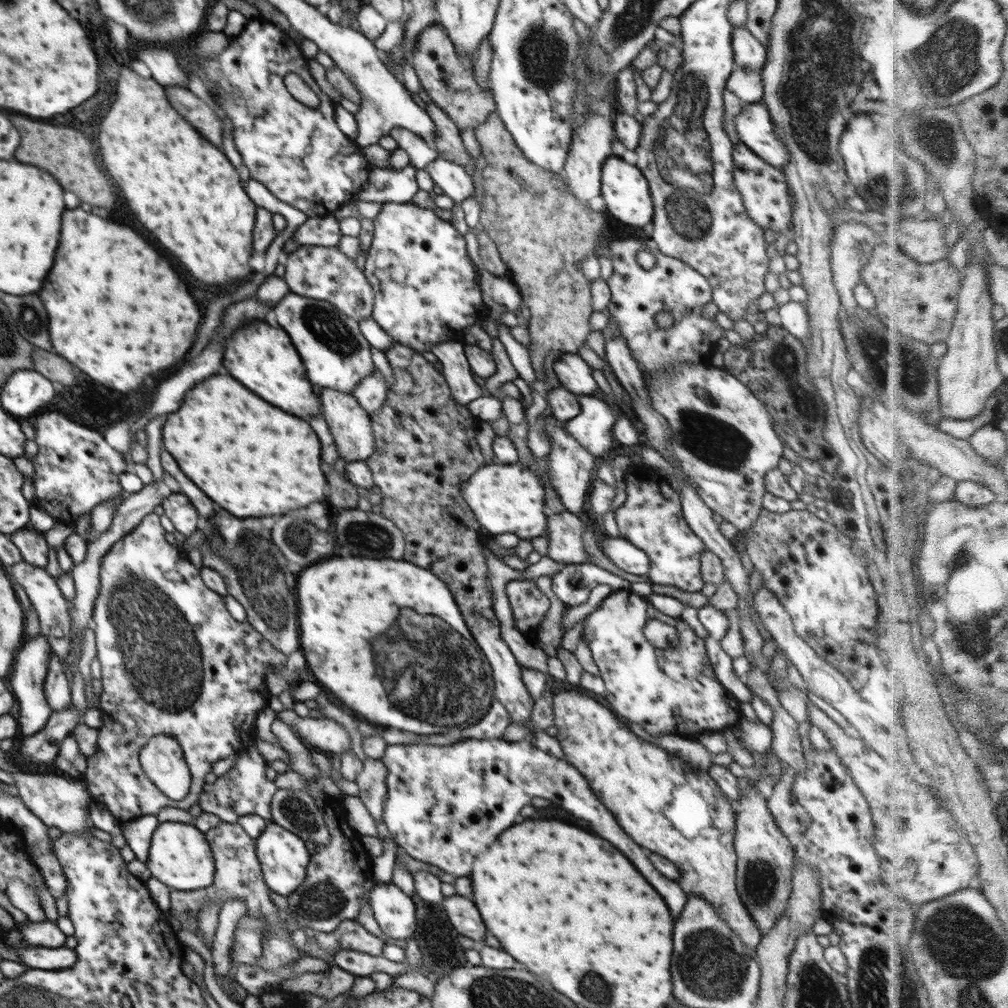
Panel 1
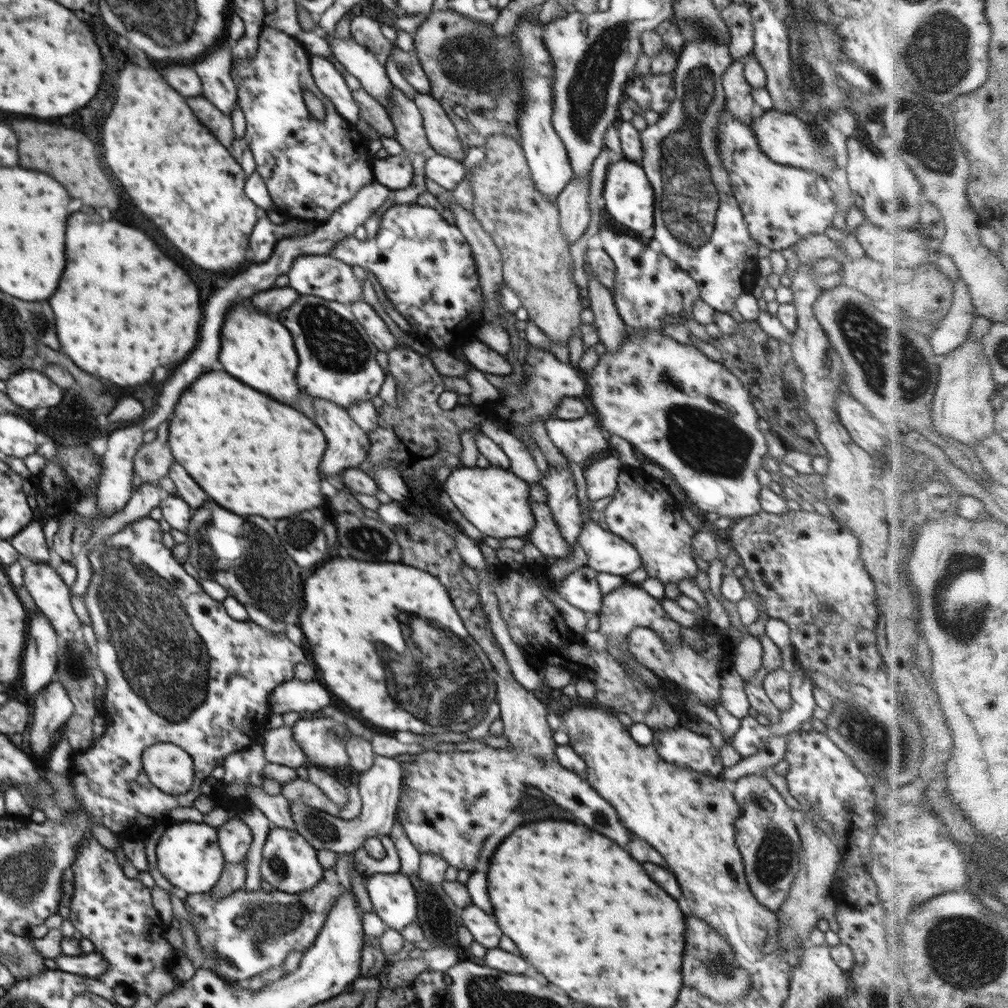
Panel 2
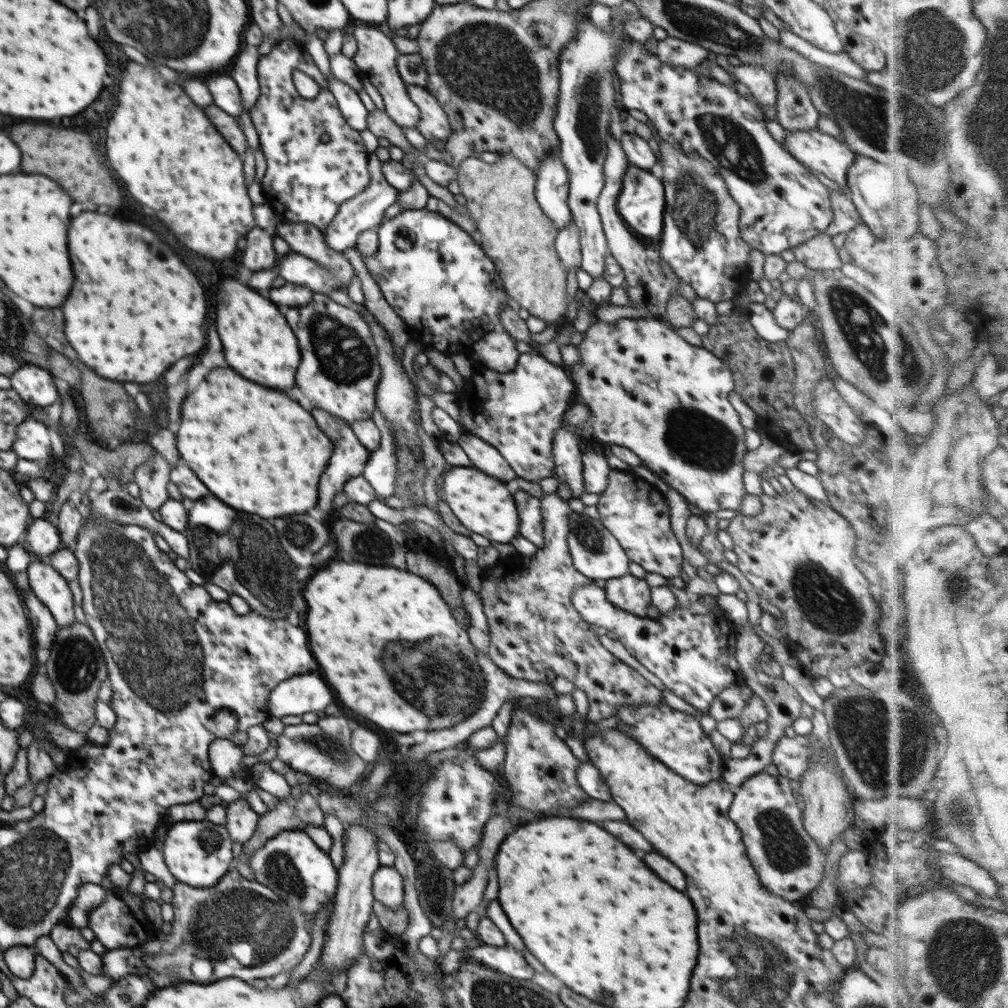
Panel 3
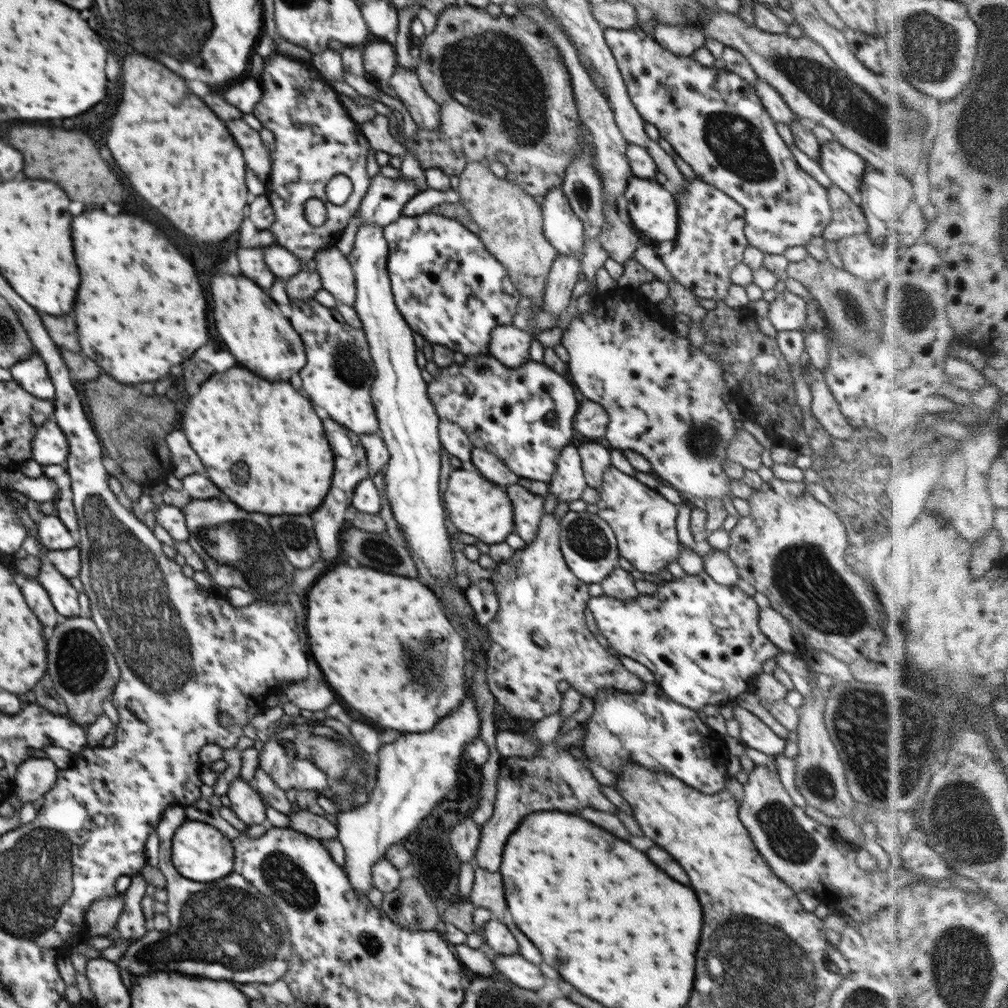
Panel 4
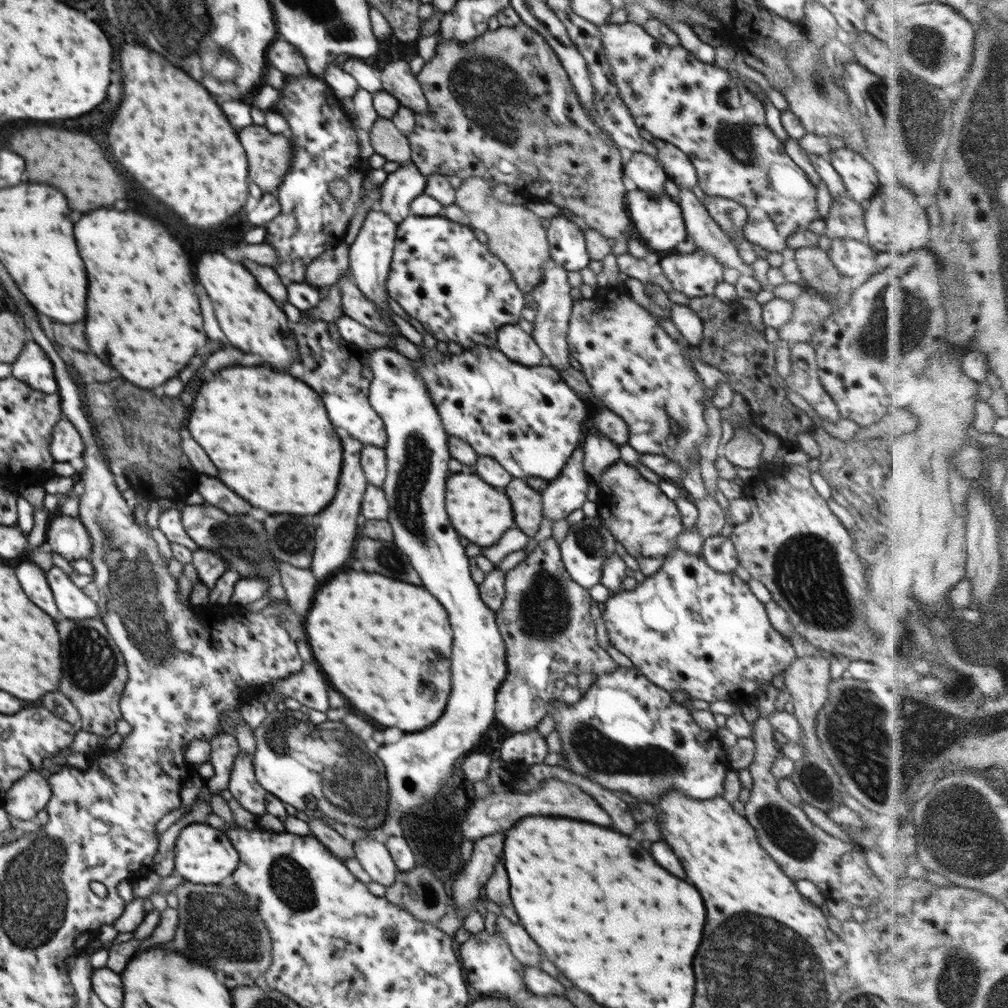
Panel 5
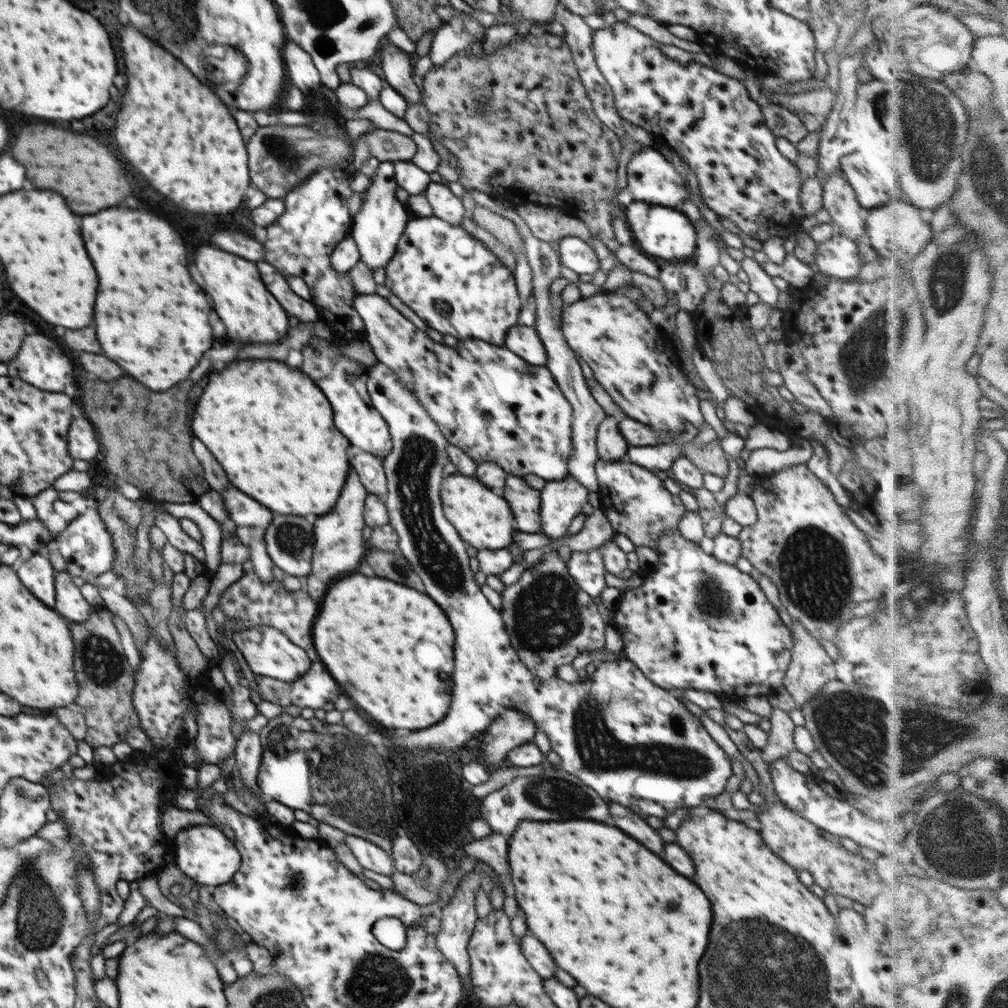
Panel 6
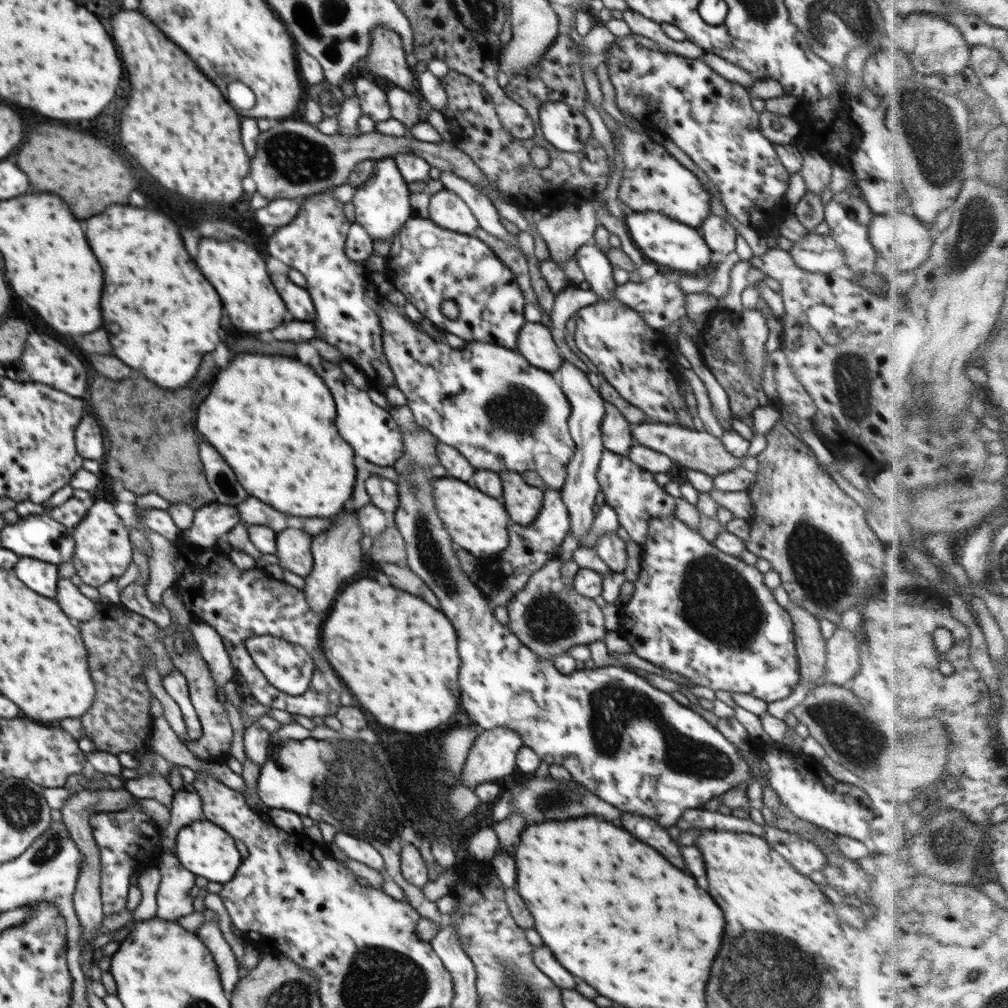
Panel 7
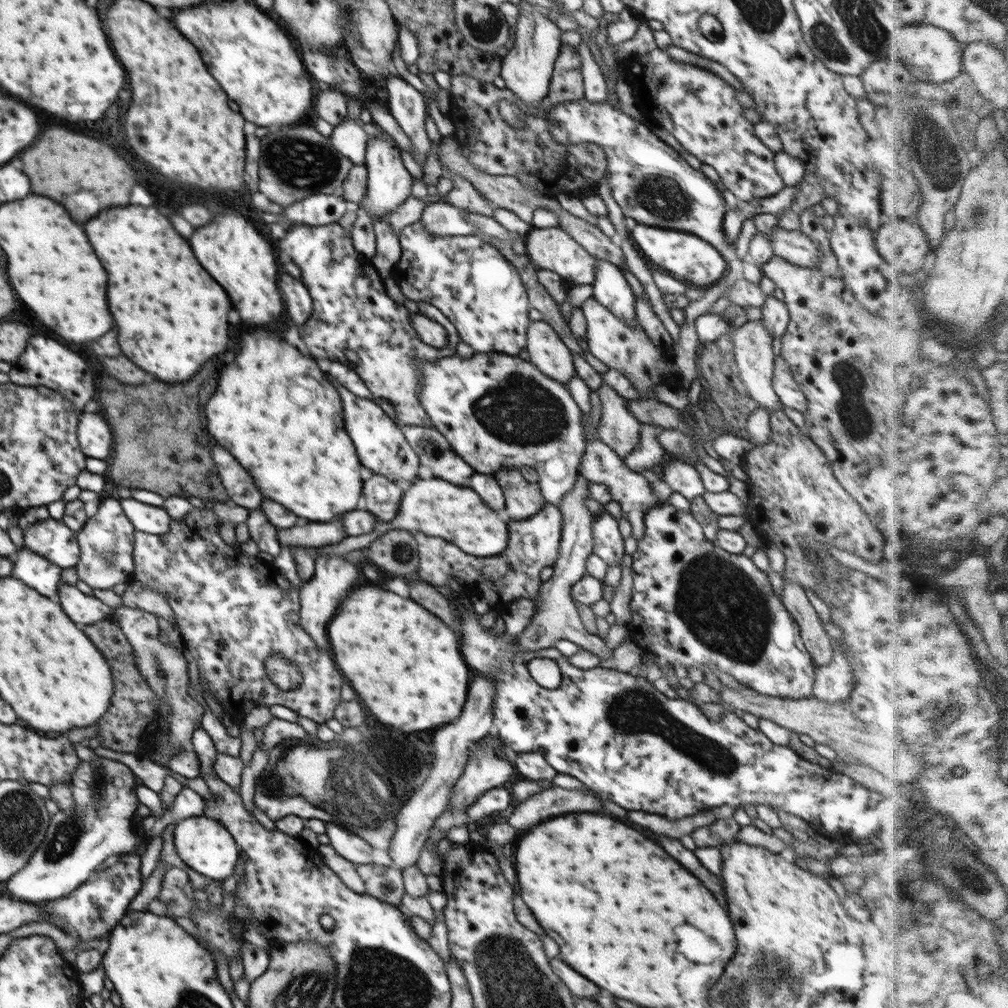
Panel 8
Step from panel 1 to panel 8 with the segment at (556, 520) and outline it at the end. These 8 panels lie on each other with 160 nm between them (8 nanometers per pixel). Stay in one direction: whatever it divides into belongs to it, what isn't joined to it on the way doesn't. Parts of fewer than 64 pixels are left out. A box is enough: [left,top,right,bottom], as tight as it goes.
[494,469,545,520]

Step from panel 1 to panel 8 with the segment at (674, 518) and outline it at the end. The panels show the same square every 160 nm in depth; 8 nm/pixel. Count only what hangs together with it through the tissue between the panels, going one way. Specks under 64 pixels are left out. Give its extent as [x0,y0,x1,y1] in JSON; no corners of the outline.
[579,439,662,540]

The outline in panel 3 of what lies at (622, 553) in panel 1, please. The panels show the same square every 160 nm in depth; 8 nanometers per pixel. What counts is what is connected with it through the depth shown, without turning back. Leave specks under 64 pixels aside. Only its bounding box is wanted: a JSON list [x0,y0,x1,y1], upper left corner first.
[568,512,630,580]

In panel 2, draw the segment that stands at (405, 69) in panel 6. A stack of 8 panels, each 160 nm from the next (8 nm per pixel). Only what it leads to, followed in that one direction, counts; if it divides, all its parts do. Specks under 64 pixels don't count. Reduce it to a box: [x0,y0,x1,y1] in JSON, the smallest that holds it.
[413,93,466,161]

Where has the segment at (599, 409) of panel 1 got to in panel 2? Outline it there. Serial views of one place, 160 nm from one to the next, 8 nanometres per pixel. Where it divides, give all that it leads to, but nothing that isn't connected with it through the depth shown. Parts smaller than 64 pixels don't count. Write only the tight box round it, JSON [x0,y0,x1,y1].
[545,410,609,465]

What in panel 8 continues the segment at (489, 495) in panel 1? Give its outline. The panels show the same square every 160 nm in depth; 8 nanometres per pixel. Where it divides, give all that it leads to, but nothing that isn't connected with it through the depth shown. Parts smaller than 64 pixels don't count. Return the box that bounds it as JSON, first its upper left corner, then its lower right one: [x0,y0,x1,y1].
[382,477,508,556]

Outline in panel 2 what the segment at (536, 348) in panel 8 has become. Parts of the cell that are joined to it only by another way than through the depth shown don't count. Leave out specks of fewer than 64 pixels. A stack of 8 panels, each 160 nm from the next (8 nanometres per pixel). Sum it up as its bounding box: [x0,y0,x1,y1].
[462,340,513,378]

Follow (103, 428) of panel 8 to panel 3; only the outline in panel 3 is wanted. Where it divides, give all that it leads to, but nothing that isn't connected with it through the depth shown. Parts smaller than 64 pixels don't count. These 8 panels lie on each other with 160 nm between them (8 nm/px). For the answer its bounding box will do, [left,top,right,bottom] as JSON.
[12,418,52,464]

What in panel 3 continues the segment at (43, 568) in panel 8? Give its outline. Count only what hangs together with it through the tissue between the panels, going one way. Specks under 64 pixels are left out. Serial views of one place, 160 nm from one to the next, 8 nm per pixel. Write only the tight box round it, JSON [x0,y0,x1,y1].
[26,590,59,647]

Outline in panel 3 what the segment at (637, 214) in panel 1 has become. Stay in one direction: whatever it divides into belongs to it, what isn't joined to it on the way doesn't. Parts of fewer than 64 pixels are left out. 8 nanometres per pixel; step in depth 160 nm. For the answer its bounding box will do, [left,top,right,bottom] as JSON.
[617,163,665,238]

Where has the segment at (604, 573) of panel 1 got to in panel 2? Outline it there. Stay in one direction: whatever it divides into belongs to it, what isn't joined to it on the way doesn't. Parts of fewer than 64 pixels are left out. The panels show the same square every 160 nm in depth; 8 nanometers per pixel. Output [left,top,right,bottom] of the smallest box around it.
[556,566,604,614]

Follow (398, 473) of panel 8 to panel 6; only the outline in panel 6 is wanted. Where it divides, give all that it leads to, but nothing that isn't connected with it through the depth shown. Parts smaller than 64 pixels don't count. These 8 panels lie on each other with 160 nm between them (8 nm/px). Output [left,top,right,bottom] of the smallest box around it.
[300,335,393,459]

